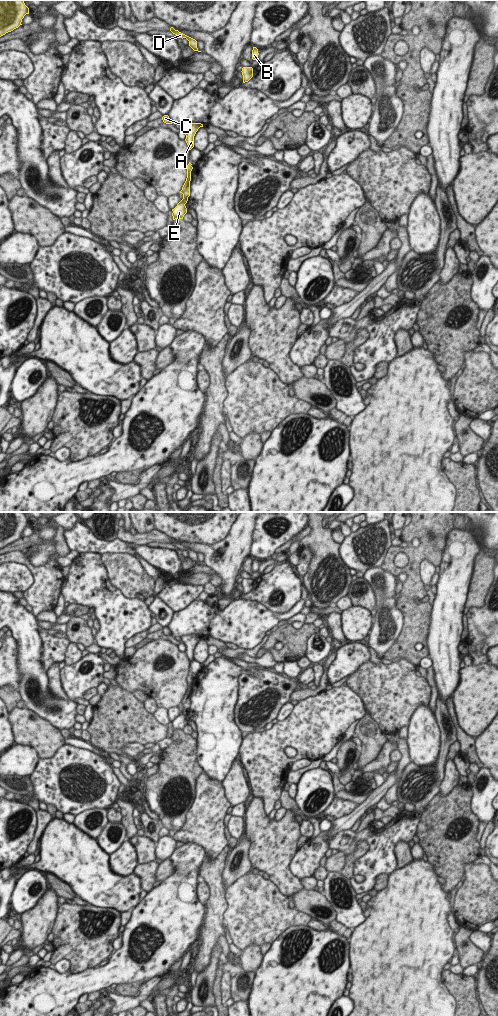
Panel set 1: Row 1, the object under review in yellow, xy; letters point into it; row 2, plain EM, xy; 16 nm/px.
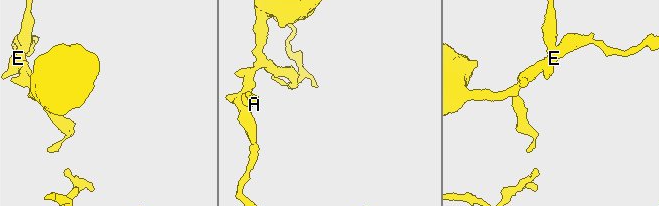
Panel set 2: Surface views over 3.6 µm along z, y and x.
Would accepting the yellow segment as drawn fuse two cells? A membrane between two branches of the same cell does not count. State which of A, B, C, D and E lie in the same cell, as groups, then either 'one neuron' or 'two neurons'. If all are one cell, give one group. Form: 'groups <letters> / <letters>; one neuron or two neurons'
groups A B C / D E; two neurons

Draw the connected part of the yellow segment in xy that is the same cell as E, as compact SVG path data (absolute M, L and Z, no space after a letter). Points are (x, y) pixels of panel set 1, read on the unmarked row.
M181 712L177 718L172 721L173 725L172 725L172 728L173 728L173 732L175 731L183 731L184 727L187 725L187 720L184 716L184 714Z

